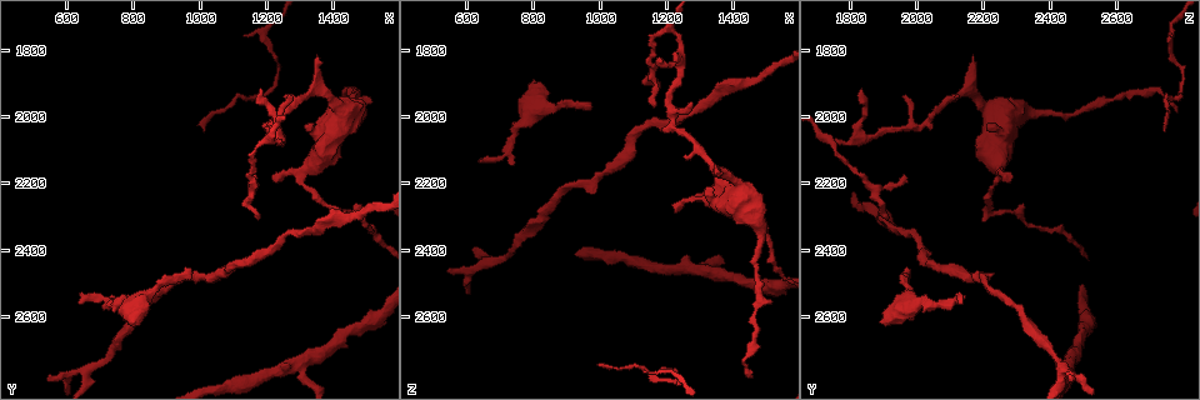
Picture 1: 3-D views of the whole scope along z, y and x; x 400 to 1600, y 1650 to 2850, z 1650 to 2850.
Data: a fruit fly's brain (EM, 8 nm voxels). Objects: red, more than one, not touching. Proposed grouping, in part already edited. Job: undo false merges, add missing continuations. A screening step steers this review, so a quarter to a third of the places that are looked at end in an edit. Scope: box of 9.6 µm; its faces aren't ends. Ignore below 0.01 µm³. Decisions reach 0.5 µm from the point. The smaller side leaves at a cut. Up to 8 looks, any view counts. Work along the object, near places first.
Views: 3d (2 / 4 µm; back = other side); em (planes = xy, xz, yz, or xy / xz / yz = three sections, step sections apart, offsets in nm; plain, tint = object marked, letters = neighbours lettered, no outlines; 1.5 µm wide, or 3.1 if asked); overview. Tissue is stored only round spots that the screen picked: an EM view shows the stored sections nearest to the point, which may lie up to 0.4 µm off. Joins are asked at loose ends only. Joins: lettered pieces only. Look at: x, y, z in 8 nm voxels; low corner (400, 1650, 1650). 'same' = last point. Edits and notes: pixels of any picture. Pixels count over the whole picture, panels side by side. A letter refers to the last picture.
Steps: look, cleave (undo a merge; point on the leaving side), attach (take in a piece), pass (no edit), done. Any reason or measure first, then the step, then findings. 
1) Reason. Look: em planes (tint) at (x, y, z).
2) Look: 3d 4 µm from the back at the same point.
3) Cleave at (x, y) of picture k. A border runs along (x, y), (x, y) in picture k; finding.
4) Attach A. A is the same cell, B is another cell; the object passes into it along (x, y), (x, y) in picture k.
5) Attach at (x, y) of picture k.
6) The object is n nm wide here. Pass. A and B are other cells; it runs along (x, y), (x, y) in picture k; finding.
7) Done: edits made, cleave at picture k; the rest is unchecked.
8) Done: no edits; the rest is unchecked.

Branch stops here. Look: em planes (letters) at (1350, 1810, 2160).

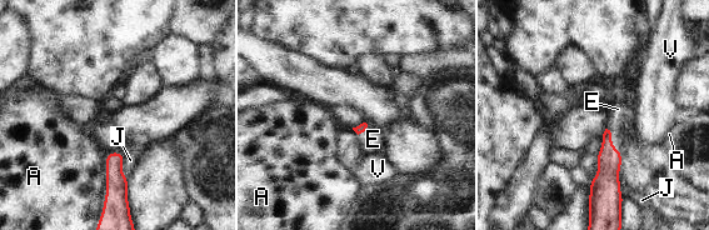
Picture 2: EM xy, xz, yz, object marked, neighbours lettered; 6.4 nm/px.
Attach E. E is the same cell, A, J and V are other cells; the object passes into it along (609, 159), (610, 140), (618, 109) in picture 2; it goes on there.

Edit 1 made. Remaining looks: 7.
Free end. Look: em xy step 8 (letters) at (950, 2460, 1970).

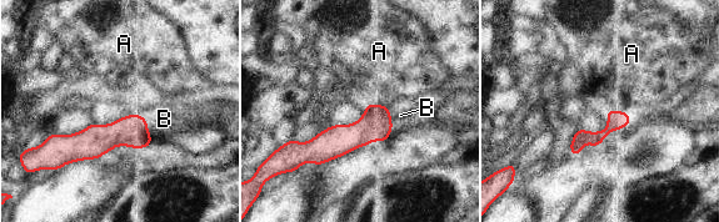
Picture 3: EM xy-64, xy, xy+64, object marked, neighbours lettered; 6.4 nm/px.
Look: em planes (letters) at the same point.

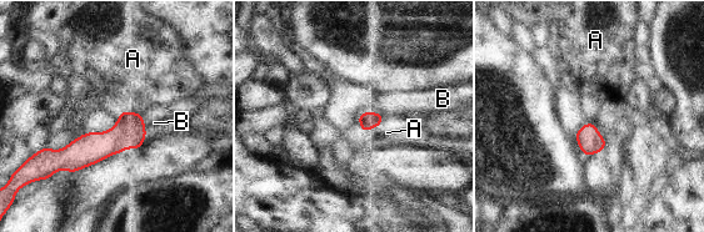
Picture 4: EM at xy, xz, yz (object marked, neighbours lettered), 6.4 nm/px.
The object is 110 nm wide here. Attach B. B is the same cell, A is another cell; the object passes into it along (129, 131), (144, 126), (154, 122) in picture 4; it goes on there.

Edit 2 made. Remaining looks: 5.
Three arms meet. Look: em xy step 8 (letters) at (1220, 2080, 1740).

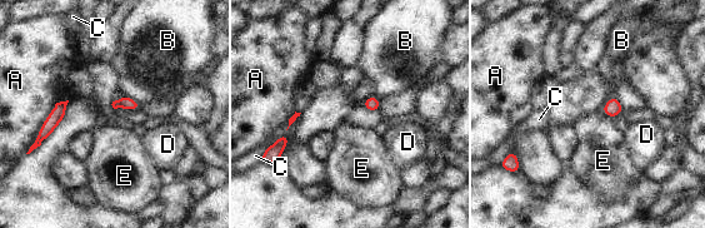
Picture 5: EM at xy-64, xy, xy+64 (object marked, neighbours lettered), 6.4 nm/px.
Pass. A, B, C, D and E are other cells; a border runs along (68, 99), (55, 104), (31, 145) in picture 5; one cell here.

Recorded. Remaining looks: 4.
Done: edits made, attach at picture 2, attach at picture 4; the rest is unchecked.

